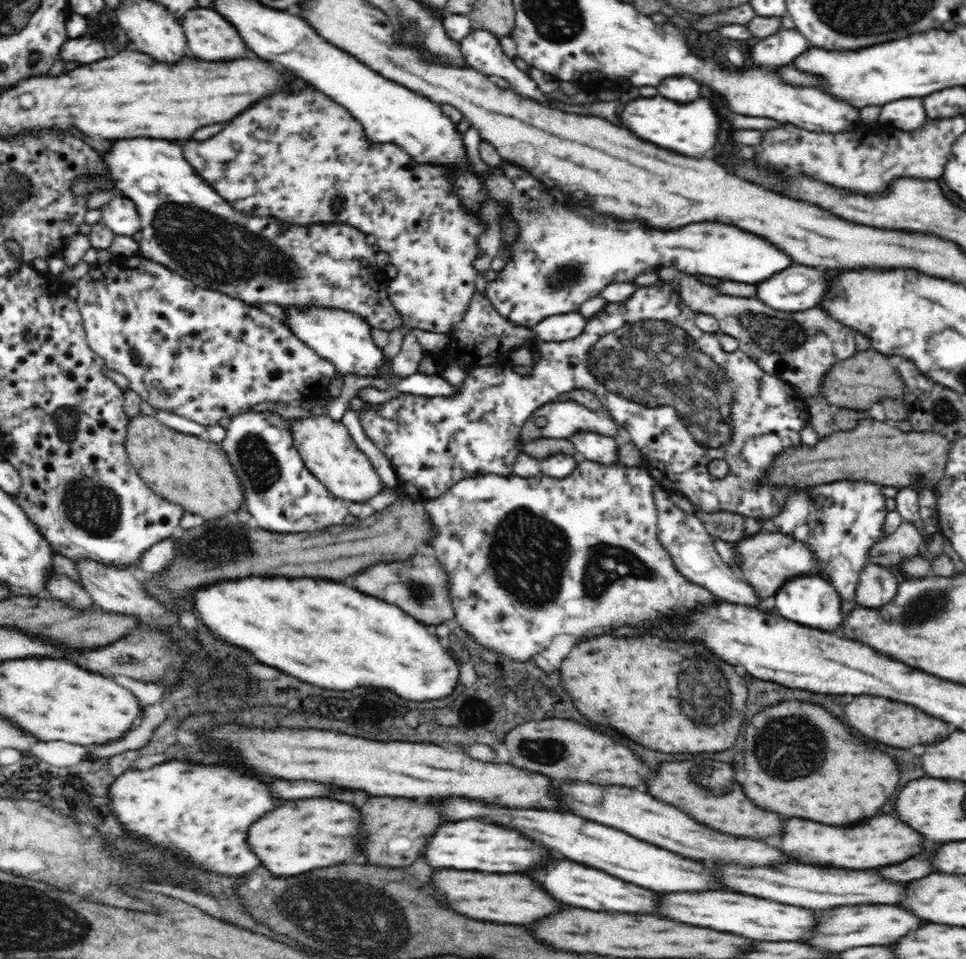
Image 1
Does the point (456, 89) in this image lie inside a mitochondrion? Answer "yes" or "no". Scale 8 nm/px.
no

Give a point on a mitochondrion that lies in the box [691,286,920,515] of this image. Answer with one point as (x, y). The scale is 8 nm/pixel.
(798, 339)

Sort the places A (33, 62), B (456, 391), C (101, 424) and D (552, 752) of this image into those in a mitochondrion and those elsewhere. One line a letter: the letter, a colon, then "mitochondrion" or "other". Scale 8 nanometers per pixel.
A: other
B: other
C: other
D: mitochondrion

